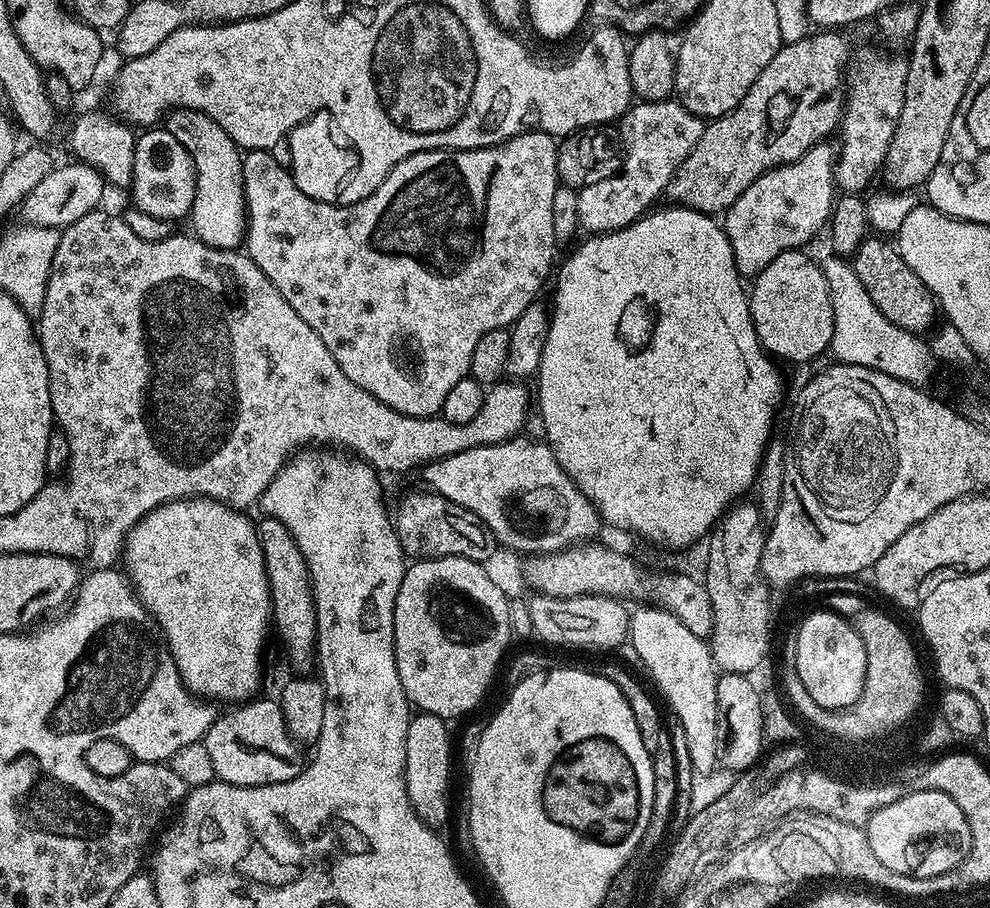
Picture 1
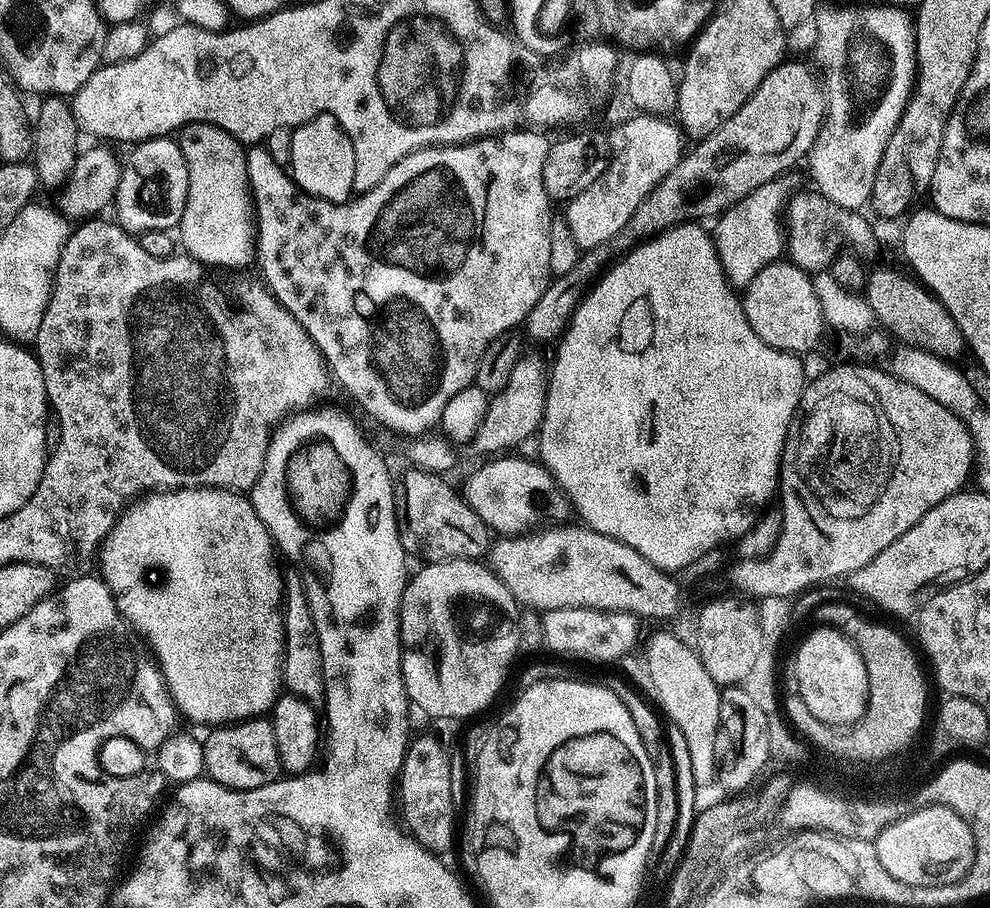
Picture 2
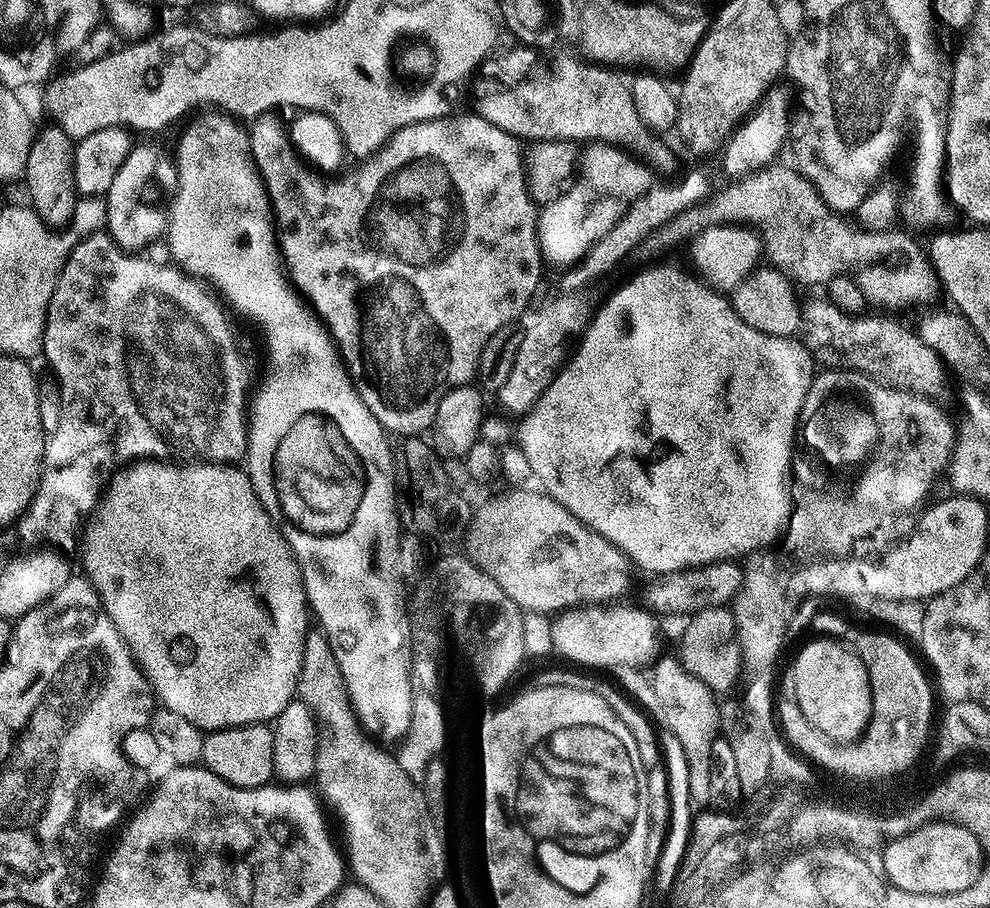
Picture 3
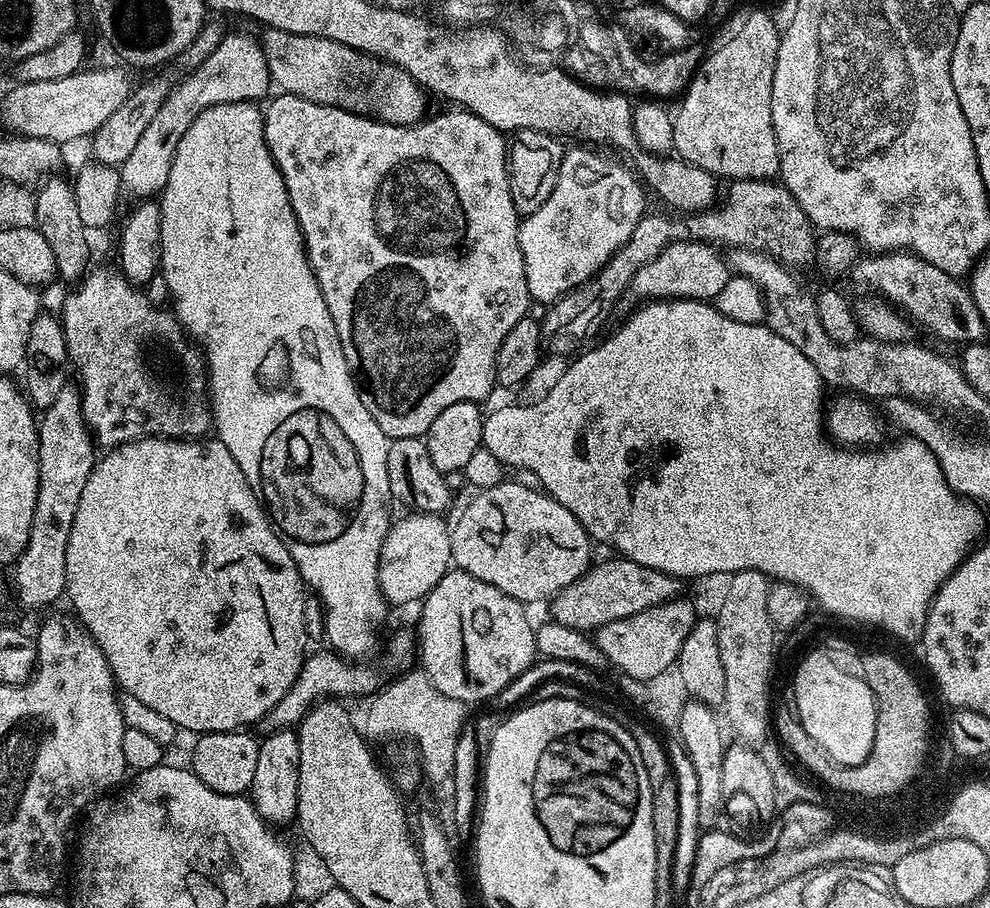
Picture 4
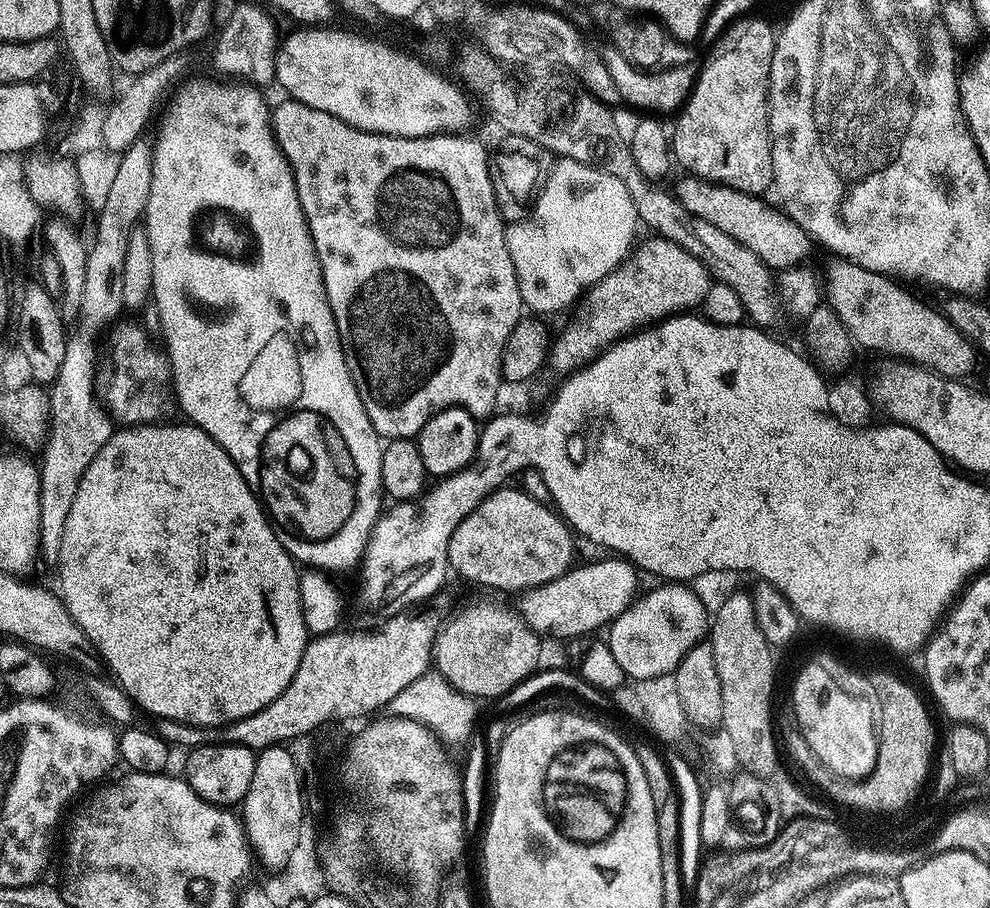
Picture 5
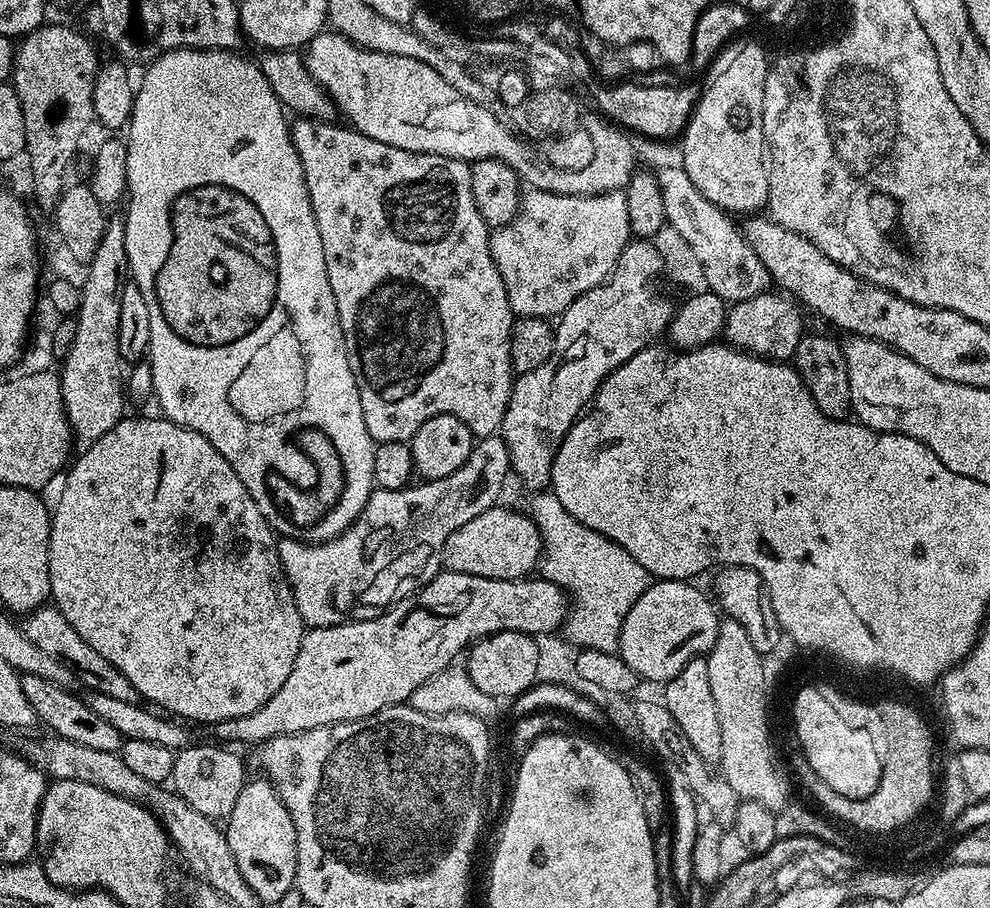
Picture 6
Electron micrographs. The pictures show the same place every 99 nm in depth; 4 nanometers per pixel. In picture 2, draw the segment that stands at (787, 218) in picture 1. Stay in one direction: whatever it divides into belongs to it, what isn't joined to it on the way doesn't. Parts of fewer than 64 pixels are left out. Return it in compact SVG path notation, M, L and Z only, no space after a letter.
M777 178L758 186L758 190L754 190L749 196L742 198L736 204L731 204L726 211L721 212L715 221L716 253L722 262L722 270L729 284L737 290L747 288L750 281L758 274L758 270L781 259L785 251L786 236L782 231L781 216L786 197L789 195L786 181L787 179Z

